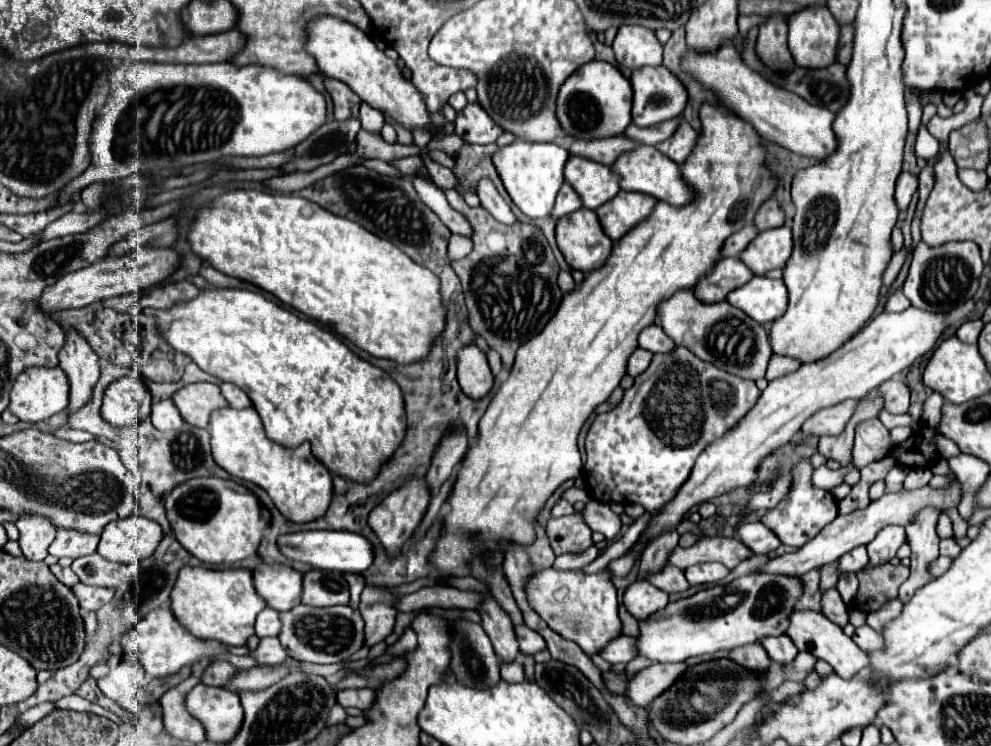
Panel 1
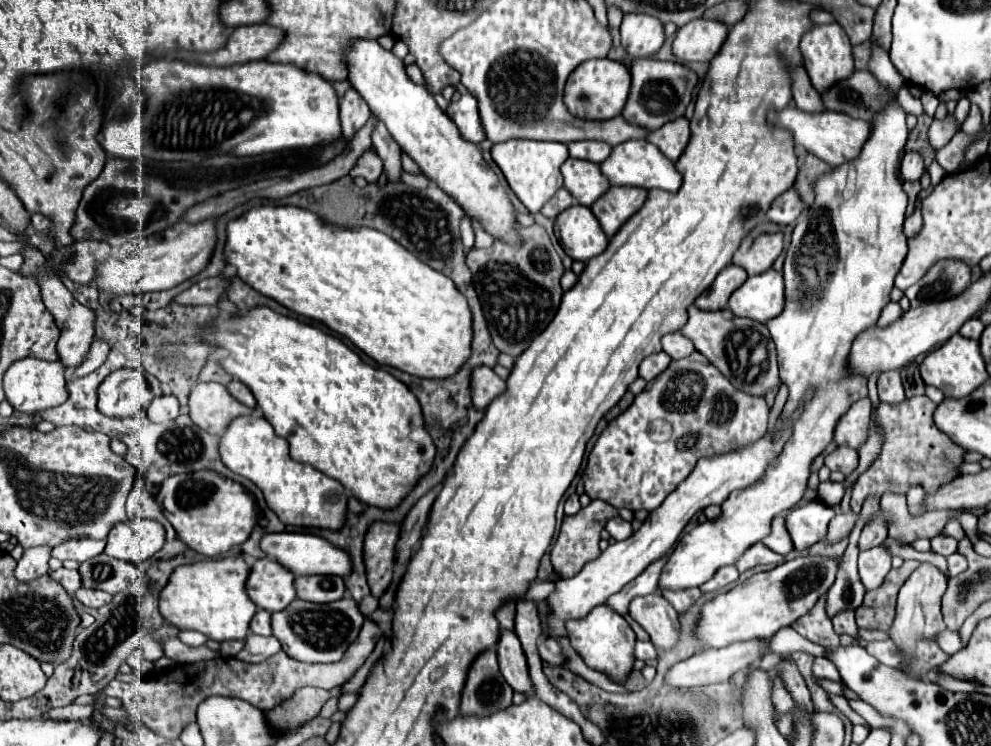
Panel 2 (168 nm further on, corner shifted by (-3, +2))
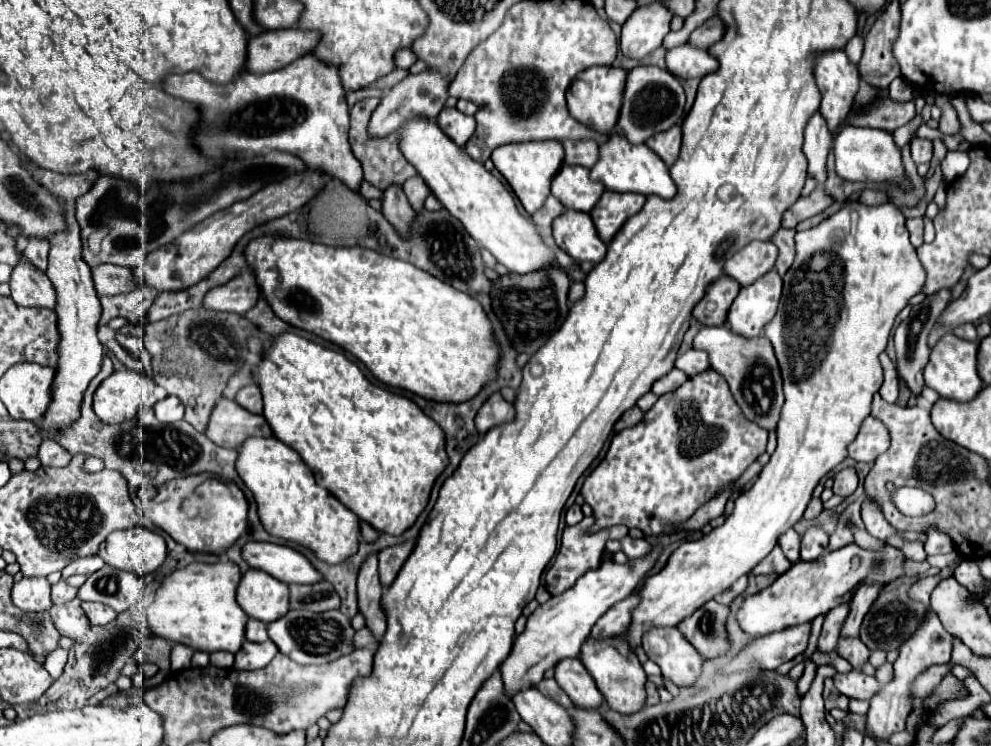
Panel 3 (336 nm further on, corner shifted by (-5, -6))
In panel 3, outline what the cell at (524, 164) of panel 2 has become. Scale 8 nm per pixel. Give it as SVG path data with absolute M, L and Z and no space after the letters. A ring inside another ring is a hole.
M545 139L545 141L527 141L527 143L509 143L501 145L491 153L491 161L495 169L507 179L511 189L515 191L517 199L525 207L527 213L535 213L551 193L551 179L557 175L557 171L563 165L563 145Z

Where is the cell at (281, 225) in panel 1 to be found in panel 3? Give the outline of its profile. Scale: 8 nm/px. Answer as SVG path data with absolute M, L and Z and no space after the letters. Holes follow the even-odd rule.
M269 235L251 241L245 257L279 319L349 351L389 387L399 387L439 403L461 403L473 399L487 383L497 379L501 349L481 303L423 269L361 247L327 247Z

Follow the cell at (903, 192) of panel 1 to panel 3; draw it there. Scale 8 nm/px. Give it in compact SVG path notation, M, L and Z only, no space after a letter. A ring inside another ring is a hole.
M915 137L911 141L911 155L913 155L913 161L917 165L925 163L925 161L931 161L931 157L933 157L933 141L931 139Z

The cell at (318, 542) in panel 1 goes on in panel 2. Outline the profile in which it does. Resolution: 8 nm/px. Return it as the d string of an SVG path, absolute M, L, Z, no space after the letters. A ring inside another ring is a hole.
M269 533L261 539L261 549L267 557L277 559L295 575L341 575L347 577L353 571L349 551L333 545L331 541L311 533Z

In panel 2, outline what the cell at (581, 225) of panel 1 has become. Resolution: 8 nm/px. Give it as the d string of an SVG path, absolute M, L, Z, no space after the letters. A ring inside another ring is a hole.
M573 205L557 215L554 233L560 239L565 253L573 261L581 263L587 263L589 259L601 255L609 245L609 239L599 227L599 221L591 209L583 205Z

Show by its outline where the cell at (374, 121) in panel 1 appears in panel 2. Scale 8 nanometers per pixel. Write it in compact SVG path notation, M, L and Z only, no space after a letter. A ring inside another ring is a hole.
M375 119L371 141L373 141L377 155L385 163L385 173L387 173L389 181L397 181L401 175L401 147L399 147L399 143L395 143L395 139L391 137L391 133L387 131L387 127L381 119Z

